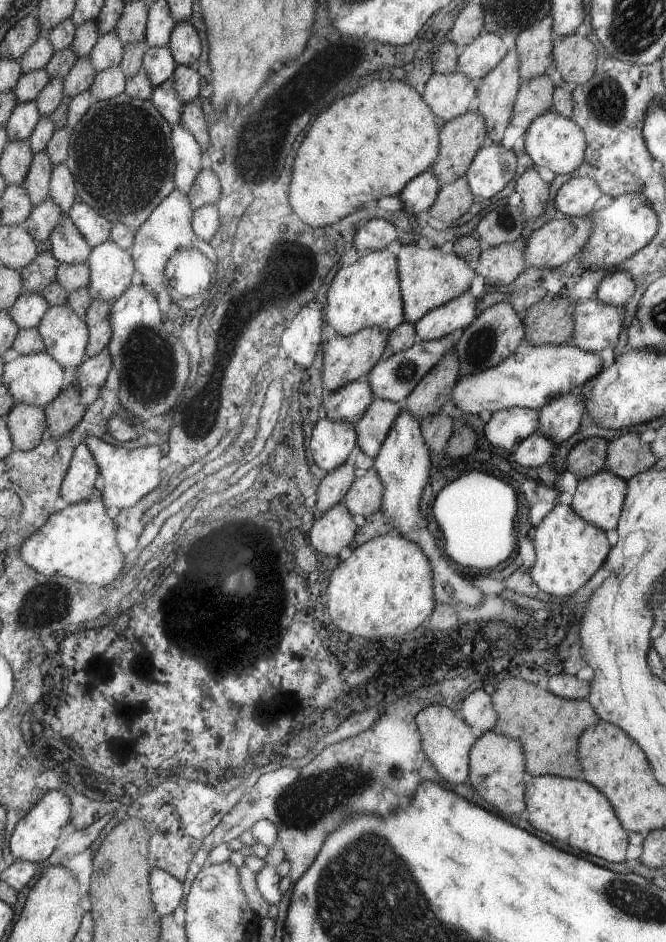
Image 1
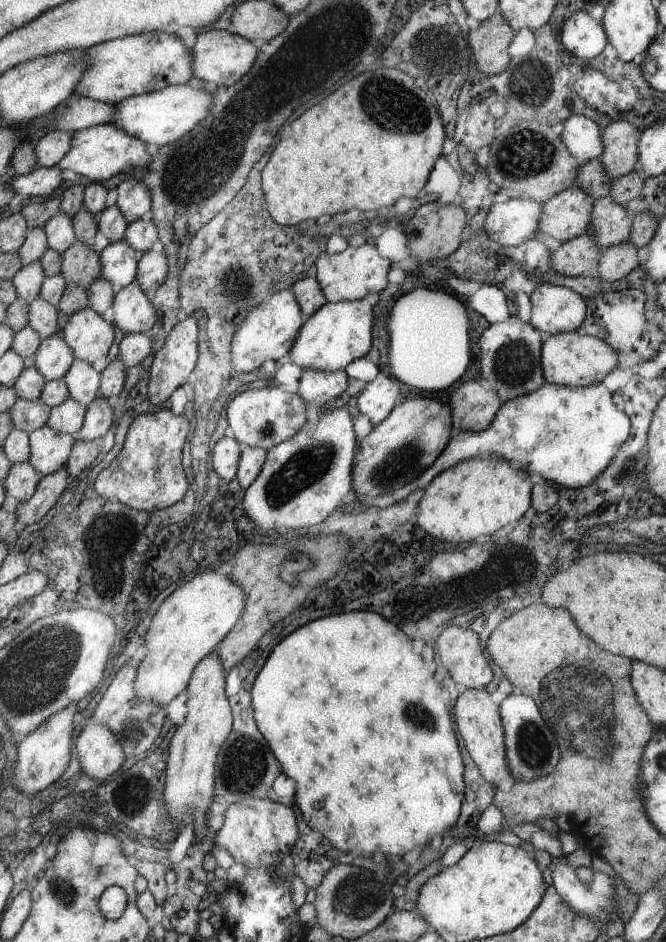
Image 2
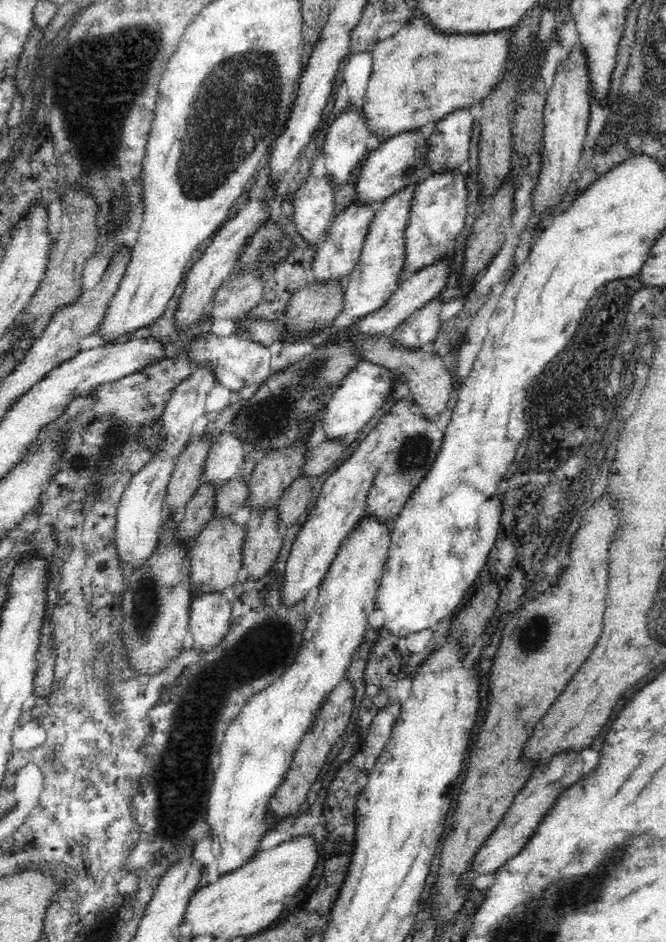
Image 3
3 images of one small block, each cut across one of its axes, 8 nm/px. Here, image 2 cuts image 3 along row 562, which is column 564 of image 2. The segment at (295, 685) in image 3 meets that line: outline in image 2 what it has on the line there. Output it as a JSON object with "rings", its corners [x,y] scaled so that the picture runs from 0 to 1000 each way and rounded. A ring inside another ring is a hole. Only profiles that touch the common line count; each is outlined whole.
{"rings":[[[868,351],[824,356],[812,369],[812,387],[820,407],[851,411],[881,411],[904,402],[928,386],[925,373],[904,360],[871,356]]]}

